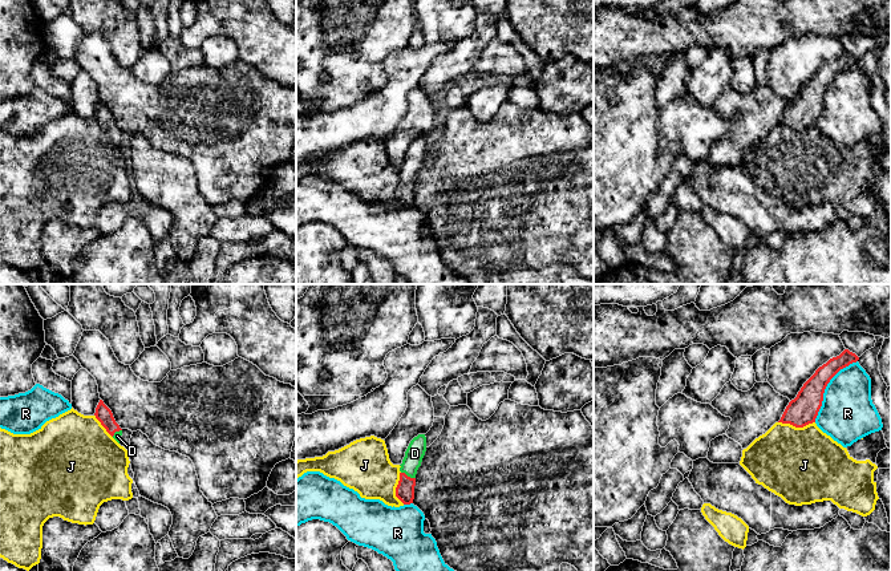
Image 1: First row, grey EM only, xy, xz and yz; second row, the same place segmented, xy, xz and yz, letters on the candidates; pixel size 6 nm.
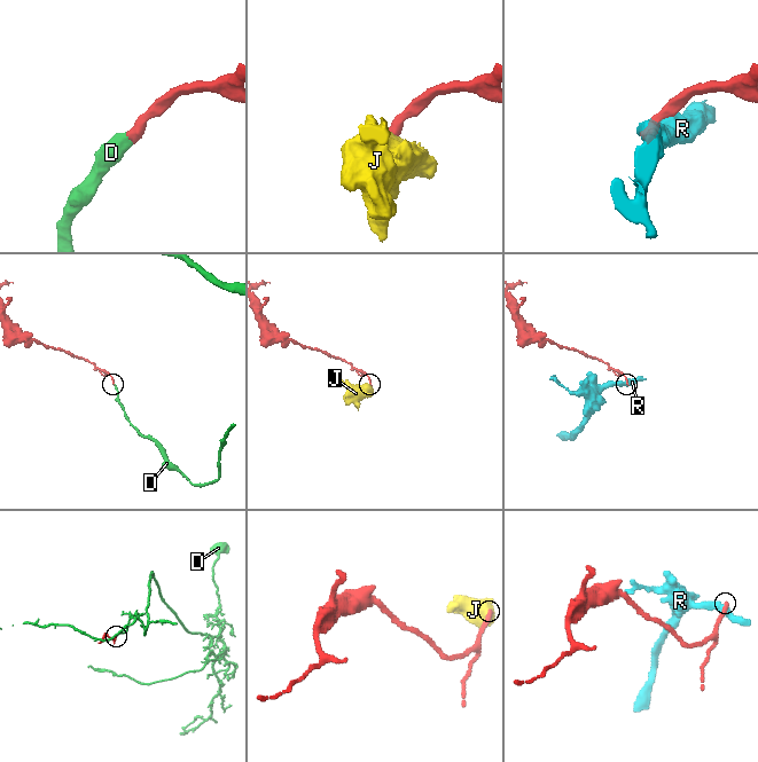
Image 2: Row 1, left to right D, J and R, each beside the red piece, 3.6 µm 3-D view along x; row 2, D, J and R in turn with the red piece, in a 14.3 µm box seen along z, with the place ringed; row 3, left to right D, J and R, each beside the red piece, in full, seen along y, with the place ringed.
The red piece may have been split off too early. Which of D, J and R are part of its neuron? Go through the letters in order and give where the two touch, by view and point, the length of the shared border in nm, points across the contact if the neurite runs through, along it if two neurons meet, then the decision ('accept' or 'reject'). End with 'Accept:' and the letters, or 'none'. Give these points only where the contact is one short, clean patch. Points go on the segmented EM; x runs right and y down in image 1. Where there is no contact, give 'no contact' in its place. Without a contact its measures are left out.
D: xz (406, 476) | 100 nm | across xz (405, 489), (406, 476), (414, 453) | accept
J: yz (797, 426) | 220 nm | along yz (778, 421), (796, 426), (814, 422) | reject
R: yz (825, 388) | 460 nm | along yz (857, 360), (843, 367), (830, 380), (814, 421) | reject
Accept: D

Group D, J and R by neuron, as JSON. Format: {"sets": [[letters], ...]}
{"sets": [["D"], ["J"], ["R"]]}

